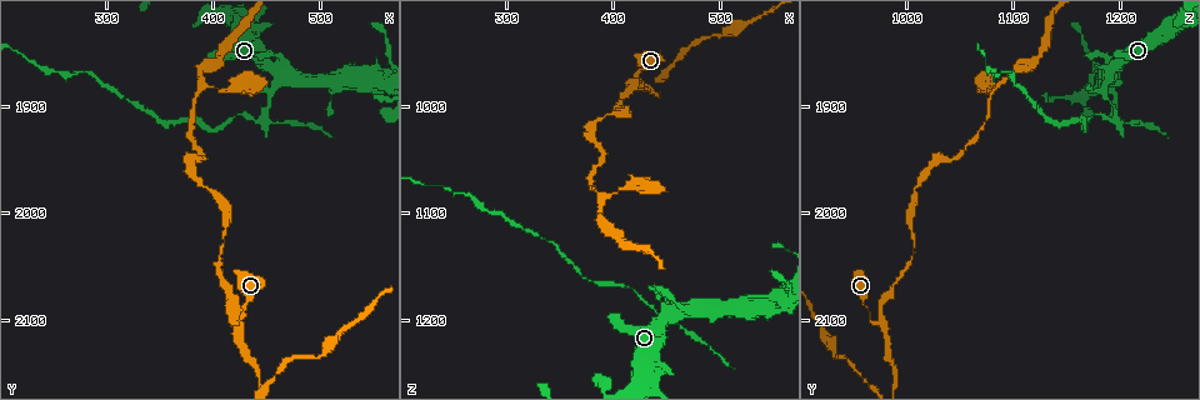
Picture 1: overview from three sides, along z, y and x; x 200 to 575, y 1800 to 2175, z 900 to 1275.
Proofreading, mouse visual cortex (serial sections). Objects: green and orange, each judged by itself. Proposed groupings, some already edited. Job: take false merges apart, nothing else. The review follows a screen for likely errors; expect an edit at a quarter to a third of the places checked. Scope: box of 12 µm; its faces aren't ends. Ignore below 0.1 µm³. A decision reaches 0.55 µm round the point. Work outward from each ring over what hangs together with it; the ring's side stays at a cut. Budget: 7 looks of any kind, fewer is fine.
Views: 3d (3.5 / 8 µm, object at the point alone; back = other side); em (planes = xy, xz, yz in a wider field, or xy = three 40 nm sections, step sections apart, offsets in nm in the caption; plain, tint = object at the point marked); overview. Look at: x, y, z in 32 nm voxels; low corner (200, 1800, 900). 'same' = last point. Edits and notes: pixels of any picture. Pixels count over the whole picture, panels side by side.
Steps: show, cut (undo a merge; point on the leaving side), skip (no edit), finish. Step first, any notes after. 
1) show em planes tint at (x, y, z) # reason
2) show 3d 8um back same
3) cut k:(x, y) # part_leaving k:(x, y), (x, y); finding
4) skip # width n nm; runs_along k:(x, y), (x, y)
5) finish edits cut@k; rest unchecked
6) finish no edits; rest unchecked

show 3d 3.5um back at (448, 1908, 1198) # abrupt turn

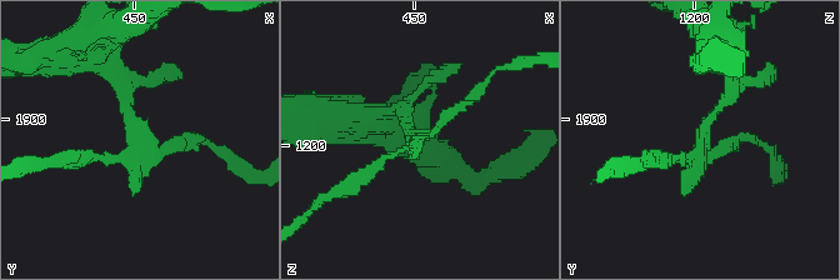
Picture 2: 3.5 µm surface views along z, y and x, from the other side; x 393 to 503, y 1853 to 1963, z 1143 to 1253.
show em xy step 3 tint at (446, 1910, 1197) # shape alone is not enough

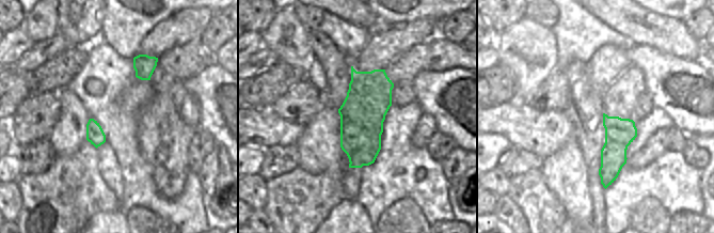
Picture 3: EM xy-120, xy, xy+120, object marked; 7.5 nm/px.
cut 2:(191, 145) # a second cell is stuck on

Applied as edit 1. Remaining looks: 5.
show 3d 8um back at (420, 2106, 974) # thin neck

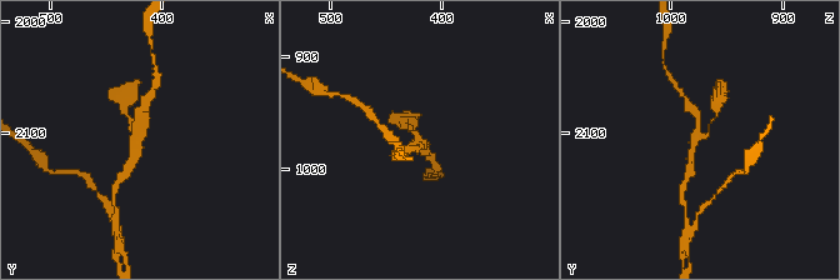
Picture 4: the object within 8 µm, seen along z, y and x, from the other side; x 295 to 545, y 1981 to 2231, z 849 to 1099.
show em xy step 5 tint at (424, 2104, 974) # arms 3; arm_widths 100, 250, 250 nm

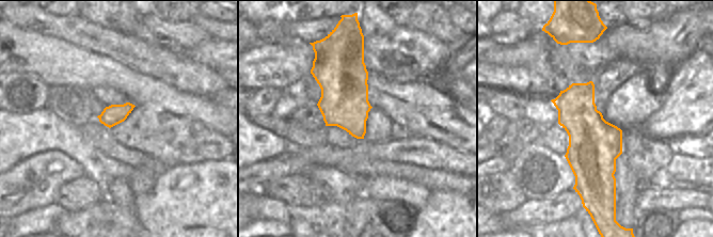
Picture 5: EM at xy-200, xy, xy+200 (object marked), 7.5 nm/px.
skip # runs_along 4:(405, 121), (425, 151); one cell here

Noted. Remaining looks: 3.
show 3d 3.5um at (394, 1950, 1044)

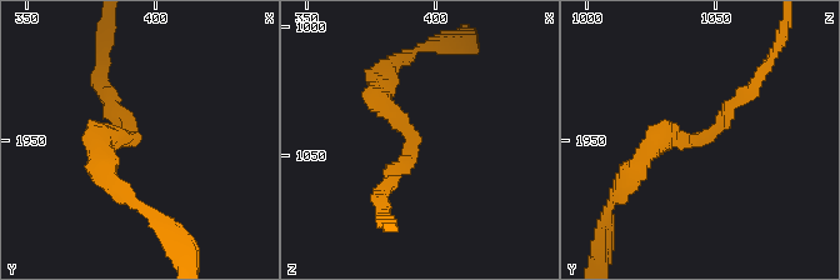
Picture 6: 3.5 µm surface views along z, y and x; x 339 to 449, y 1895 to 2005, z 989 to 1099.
show em xy step 1 tint at (392, 1949, 1046) # arm_widths 150, 300 nm

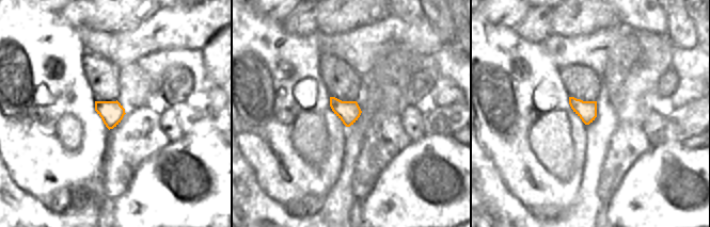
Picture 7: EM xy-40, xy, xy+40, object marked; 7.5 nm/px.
skip # width 170 nm; runs_along 6:(643, 156), (663, 134), (714, 134), (755, 84); one cell here

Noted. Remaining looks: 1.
finish edits cut@2; rest unchecked

